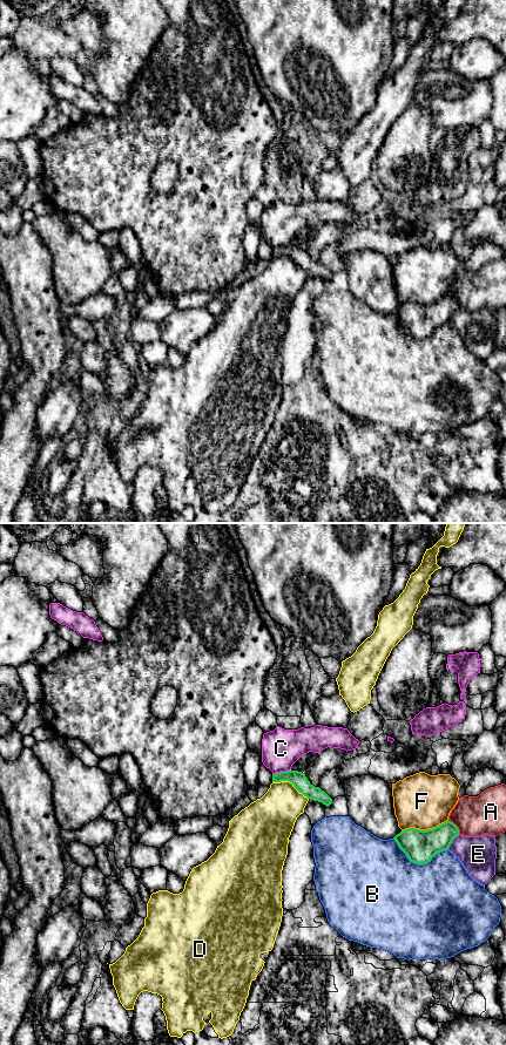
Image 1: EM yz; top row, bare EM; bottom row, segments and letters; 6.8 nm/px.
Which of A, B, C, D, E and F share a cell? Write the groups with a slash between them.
A / B / C / D / E / F

